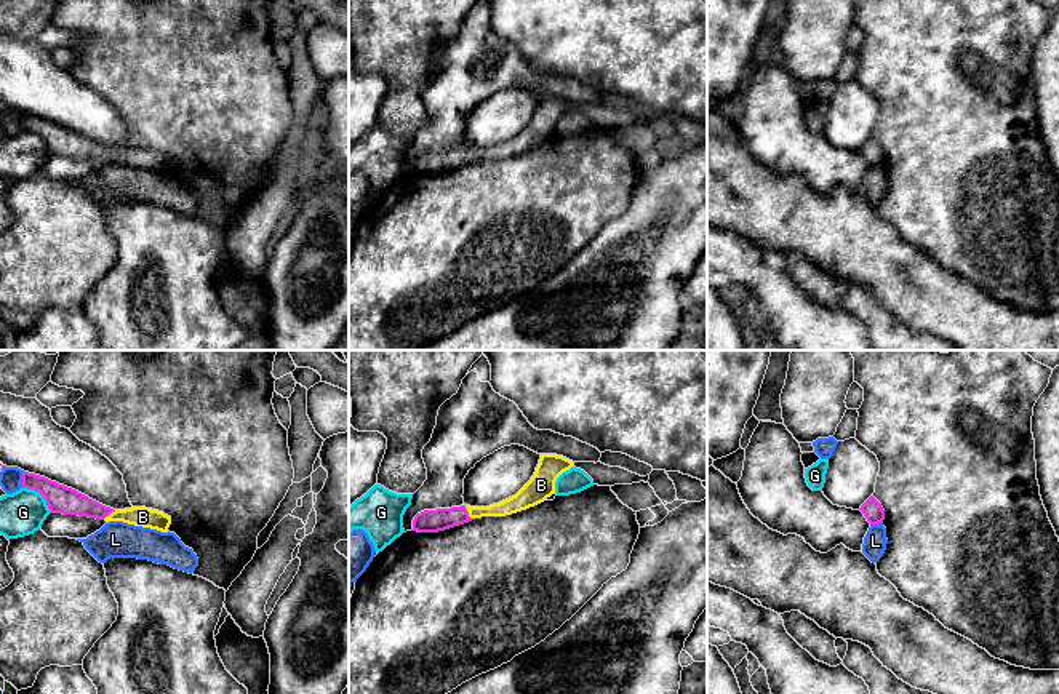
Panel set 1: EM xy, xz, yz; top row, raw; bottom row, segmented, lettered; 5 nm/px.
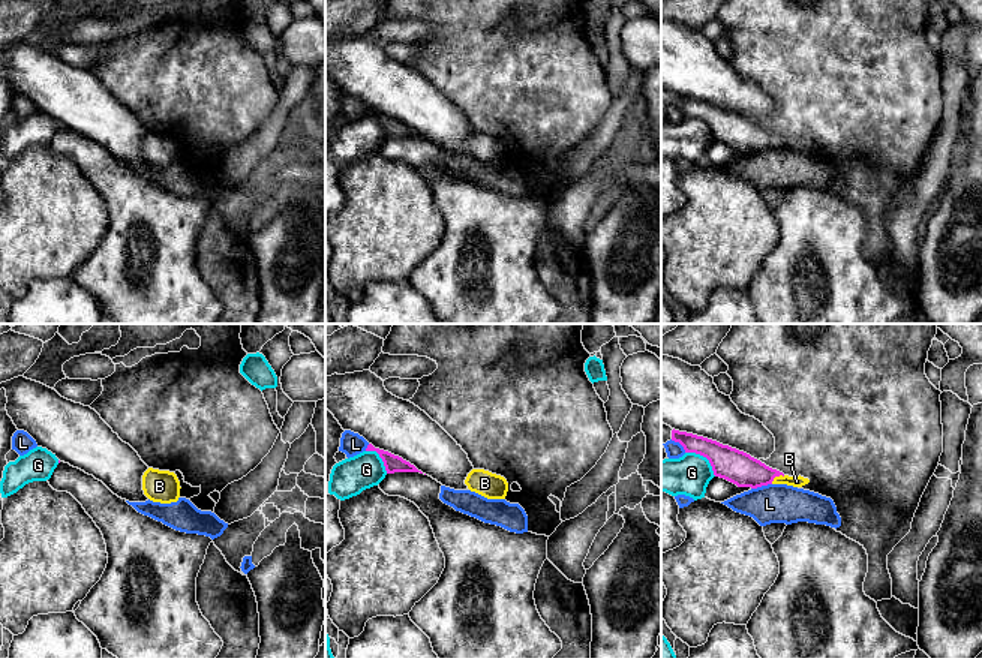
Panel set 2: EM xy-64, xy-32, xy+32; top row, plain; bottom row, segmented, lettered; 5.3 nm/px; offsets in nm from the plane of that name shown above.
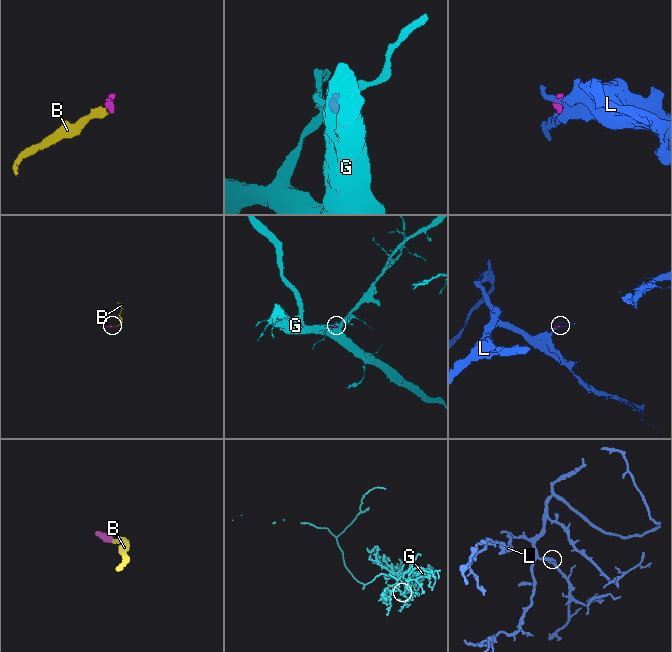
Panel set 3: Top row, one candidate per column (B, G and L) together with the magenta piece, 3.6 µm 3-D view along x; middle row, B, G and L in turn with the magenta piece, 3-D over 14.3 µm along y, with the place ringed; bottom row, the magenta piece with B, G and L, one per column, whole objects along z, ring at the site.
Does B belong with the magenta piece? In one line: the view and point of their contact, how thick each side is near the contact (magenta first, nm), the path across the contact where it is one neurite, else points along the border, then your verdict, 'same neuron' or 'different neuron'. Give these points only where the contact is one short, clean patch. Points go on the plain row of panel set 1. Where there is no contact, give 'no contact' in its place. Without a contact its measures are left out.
meets magenta in xz at (467, 155); 110 nm thick on the magenta side, 90 nm on the other; runs through xz (437, 162), (467, 155), (499, 152), (514, 146); same neuron

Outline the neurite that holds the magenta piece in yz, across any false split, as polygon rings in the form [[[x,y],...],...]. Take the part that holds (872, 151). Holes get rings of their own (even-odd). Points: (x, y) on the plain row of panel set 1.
[[[870,138],[859,150],[864,158],[867,160],[867,163],[870,166],[878,166],[878,165],[883,165],[885,162],[885,152],[881,149],[881,146],[873,139]]]

